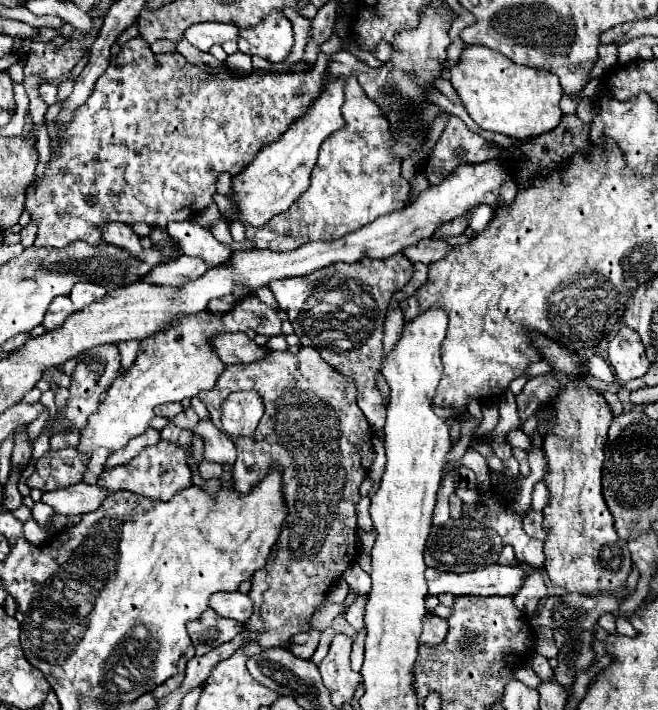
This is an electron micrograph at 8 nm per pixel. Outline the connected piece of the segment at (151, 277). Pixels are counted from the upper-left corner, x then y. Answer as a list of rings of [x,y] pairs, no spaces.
[[[178,256],[176,260],[168,262],[168,264],[160,264],[156,268],[152,268],[142,280],[146,280],[148,284],[162,284],[162,286],[178,286],[186,280],[194,280],[198,276],[202,276],[206,272],[206,264],[200,258],[192,258],[192,256]]]

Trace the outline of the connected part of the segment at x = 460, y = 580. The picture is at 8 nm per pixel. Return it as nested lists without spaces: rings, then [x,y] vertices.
[[[490,564],[486,568],[454,574],[442,572],[436,568],[426,570],[428,594],[438,596],[442,592],[450,592],[454,596],[472,594],[472,596],[492,596],[492,594],[516,594],[524,584],[524,570],[518,566],[500,566]]]

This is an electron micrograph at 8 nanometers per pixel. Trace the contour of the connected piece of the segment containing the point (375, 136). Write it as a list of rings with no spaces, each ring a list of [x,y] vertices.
[[[348,76],[344,84],[346,102],[342,106],[342,118],[344,128],[334,132],[334,136],[326,138],[322,142],[318,162],[310,176],[308,190],[282,214],[274,216],[270,222],[266,222],[262,228],[246,226],[246,238],[256,242],[256,248],[266,248],[272,252],[290,252],[298,246],[312,242],[312,240],[338,240],[346,236],[348,232],[354,232],[370,222],[374,222],[382,214],[390,214],[404,208],[404,200],[410,194],[410,184],[400,174],[400,160],[390,150],[390,124],[386,116],[380,112],[380,108],[362,92],[362,86],[358,84],[356,76]]]

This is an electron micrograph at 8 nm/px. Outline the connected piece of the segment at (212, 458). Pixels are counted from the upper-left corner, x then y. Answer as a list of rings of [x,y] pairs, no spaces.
[[[210,418],[200,420],[194,428],[192,434],[202,434],[202,442],[204,442],[204,460],[208,462],[218,462],[218,464],[234,464],[236,460],[236,446],[232,444],[232,440],[218,430]]]

